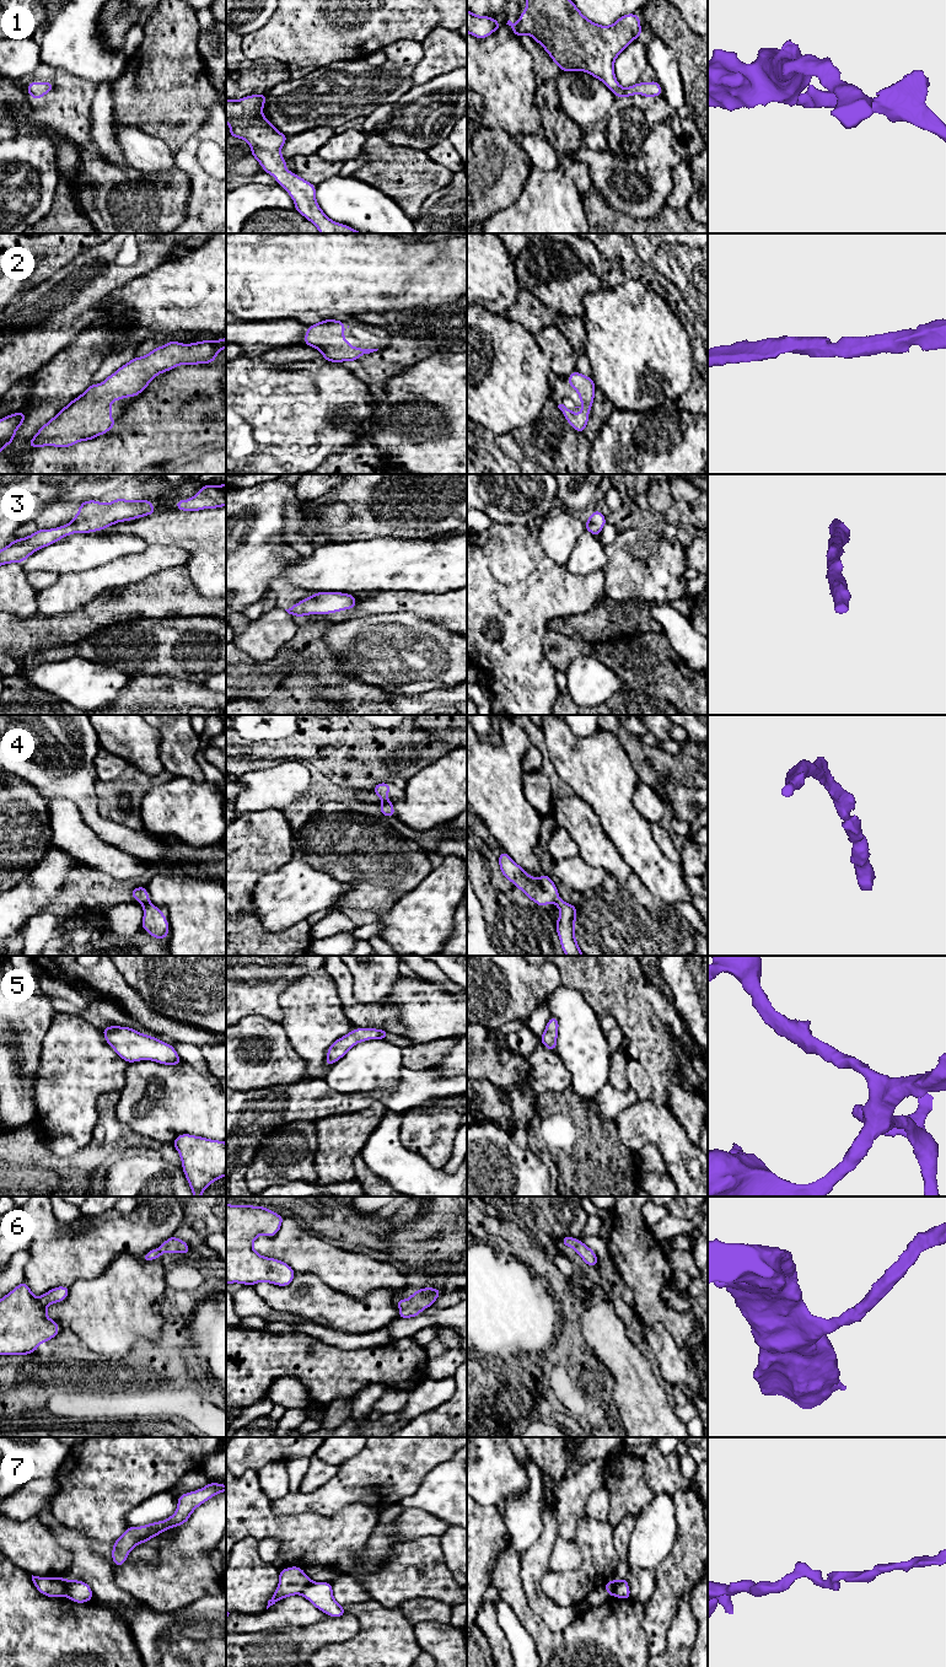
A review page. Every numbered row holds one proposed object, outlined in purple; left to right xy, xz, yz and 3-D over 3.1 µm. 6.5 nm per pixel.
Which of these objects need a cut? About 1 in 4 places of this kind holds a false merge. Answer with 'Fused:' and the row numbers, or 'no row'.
Fused: 7

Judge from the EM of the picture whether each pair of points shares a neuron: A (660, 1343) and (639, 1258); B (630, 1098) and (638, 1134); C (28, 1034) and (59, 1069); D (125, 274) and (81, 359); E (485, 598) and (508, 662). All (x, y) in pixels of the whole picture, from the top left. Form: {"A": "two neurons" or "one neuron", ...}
{"A": "two neurons", "B": "two neurons", "C": "two neurons", "D": "two neurons", "E": "one neuron"}

